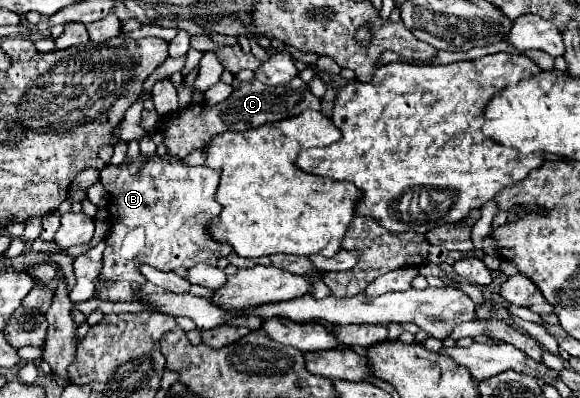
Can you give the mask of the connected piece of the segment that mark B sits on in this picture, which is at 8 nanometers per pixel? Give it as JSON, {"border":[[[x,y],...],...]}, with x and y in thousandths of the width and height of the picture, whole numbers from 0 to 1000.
{"border":[[[291,387],[257,402],[240,392],[205,417],[181,417],[174,427],[174,462],[195,497],[188,508],[191,583],[181,598],[171,704],[191,704],[195,719],[167,729],[167,744],[191,759],[229,759],[236,744],[226,729],[226,709],[250,709],[236,678],[243,663],[298,678],[309,668],[329,673],[343,658],[371,668],[381,643],[395,643],[398,618],[371,608],[353,578],[360,548],[381,533],[381,518],[371,508],[378,447],[378,427],[357,417],[333,422]]]}

